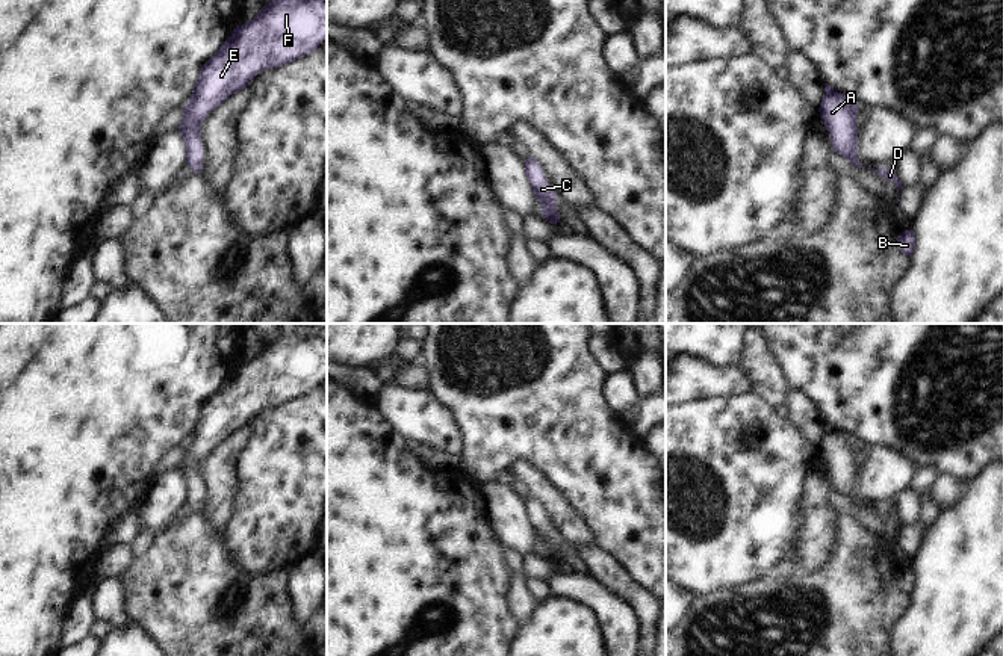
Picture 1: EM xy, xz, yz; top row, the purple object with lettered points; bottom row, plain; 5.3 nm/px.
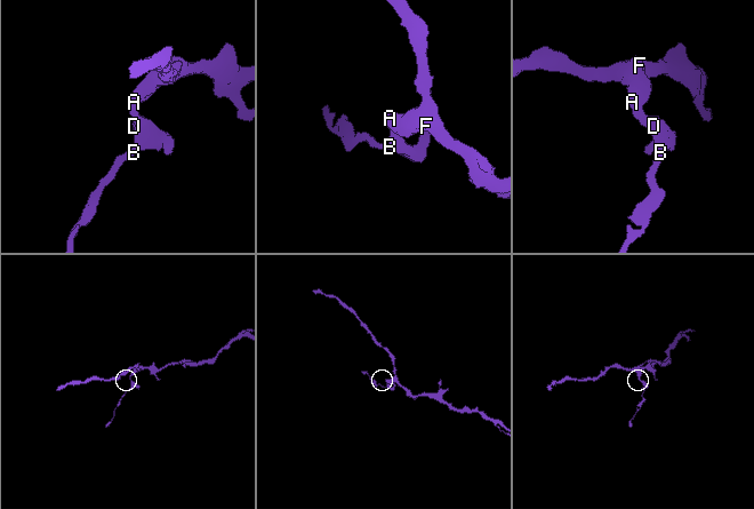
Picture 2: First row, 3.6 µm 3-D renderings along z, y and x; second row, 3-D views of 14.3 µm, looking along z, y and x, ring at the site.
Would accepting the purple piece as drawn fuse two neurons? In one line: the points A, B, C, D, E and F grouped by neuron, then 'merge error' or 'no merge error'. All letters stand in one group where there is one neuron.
A B C D E F; no merge error

